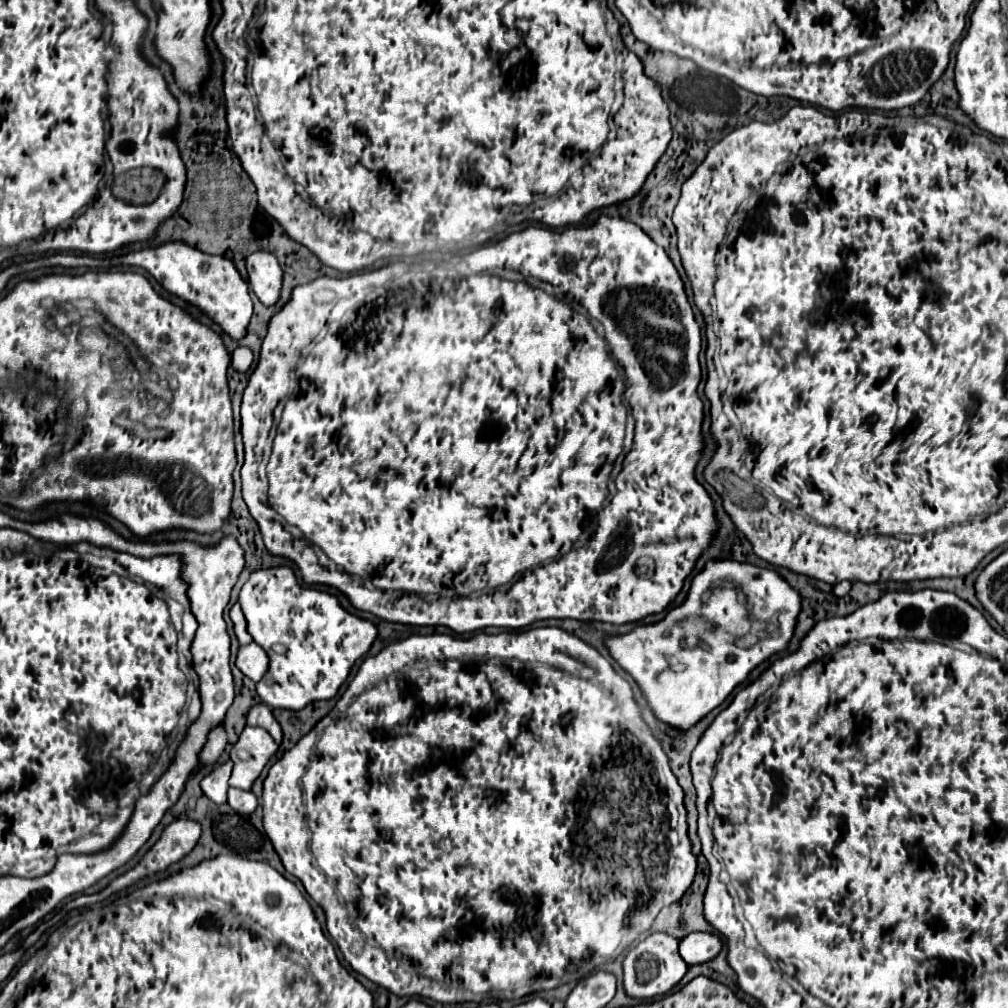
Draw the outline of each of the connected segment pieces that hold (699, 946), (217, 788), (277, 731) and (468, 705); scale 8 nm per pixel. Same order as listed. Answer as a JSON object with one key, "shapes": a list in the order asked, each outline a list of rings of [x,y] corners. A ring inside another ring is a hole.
{"shapes":[[[[690,933],[680,941],[680,957],[688,967],[714,959],[722,949],[722,939],[712,933]]],[[[226,761],[218,767],[214,767],[202,781],[200,781],[200,787],[214,803],[222,805],[226,803],[226,791],[228,791],[228,779],[230,779],[230,771],[232,771],[232,761]]],[[[256,703],[256,705],[252,705],[250,711],[248,711],[248,715],[246,715],[246,723],[266,729],[276,743],[282,741],[282,729],[280,729],[278,721],[274,719],[272,709],[270,709],[266,703]]],[[[560,627],[528,628],[498,634],[480,632],[464,639],[464,651],[452,649],[452,653],[446,653],[446,647],[450,643],[454,647],[454,639],[460,637],[438,633],[434,637],[430,635],[430,643],[434,641],[436,645],[424,645],[426,641],[420,637],[424,635],[412,635],[396,641],[384,647],[378,655],[364,659],[336,709],[328,713],[330,721],[328,715],[318,721],[306,737],[302,737],[270,767],[262,793],[264,831],[284,869],[298,877],[306,893],[324,909],[328,933],[336,941],[346,963],[356,973],[398,997],[428,997],[444,1005],[464,1001],[488,1003],[484,999],[492,993],[520,993],[522,989],[531,994],[542,989],[554,989],[570,979],[582,979],[596,967],[616,959],[616,955],[640,933],[652,927],[660,909],[680,901],[694,881],[698,863],[688,837],[684,791],[668,765],[668,755],[644,723],[630,683],[622,679],[610,661],[594,647]],[[308,831],[312,835],[310,843]],[[308,845],[316,865],[308,857]]]]}

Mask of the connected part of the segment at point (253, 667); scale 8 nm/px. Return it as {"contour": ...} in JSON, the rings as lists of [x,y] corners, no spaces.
{"contour":[[[250,643],[238,649],[238,657],[236,657],[236,667],[250,677],[254,683],[260,681],[260,677],[264,677],[266,669],[268,669],[268,657],[266,651],[260,649],[260,645]]]}

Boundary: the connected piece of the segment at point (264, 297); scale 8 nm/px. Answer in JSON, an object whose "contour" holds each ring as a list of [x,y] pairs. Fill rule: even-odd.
{"contour":[[[256,251],[246,259],[248,285],[264,305],[274,305],[280,299],[282,267],[268,251]]]}

